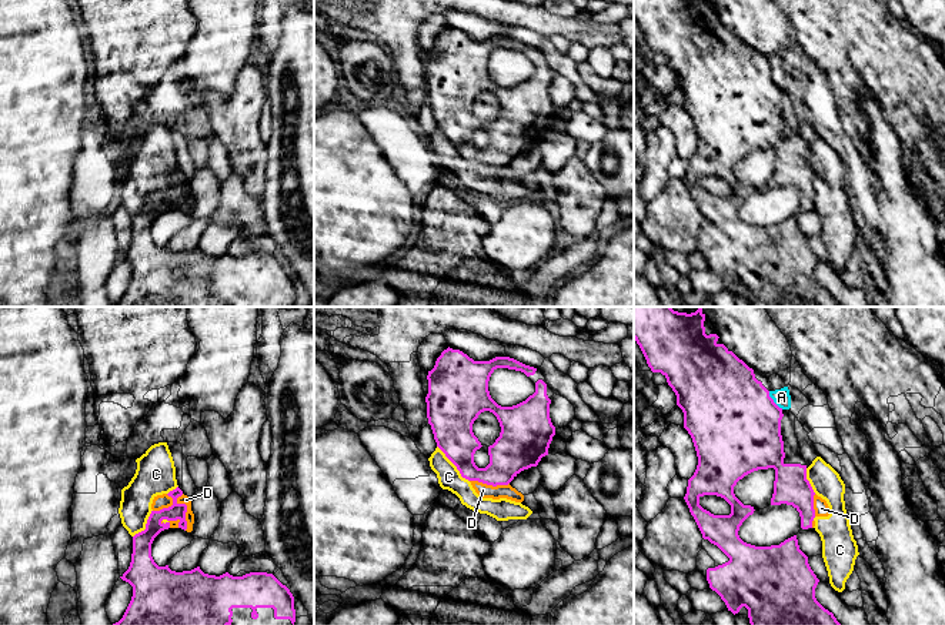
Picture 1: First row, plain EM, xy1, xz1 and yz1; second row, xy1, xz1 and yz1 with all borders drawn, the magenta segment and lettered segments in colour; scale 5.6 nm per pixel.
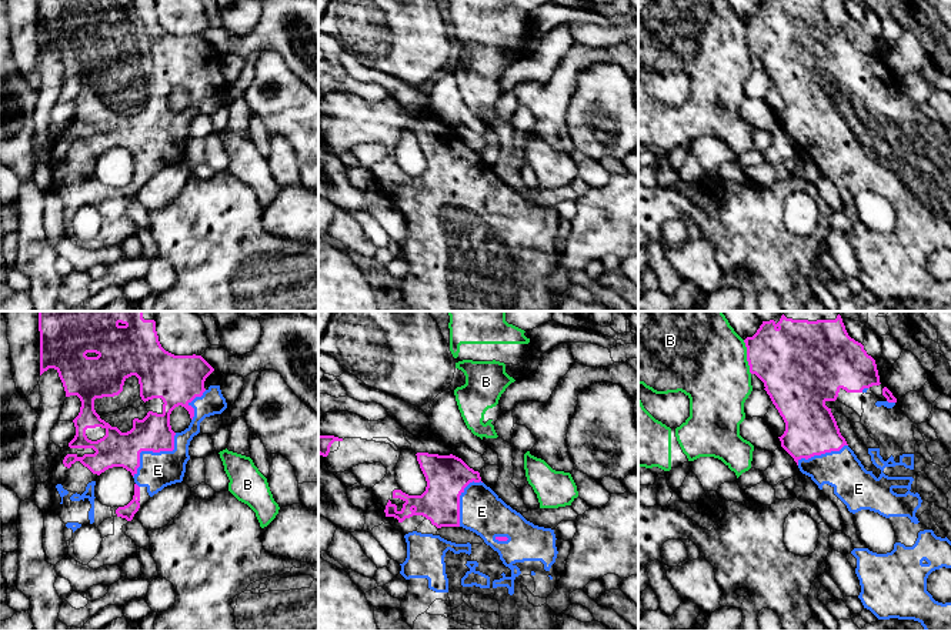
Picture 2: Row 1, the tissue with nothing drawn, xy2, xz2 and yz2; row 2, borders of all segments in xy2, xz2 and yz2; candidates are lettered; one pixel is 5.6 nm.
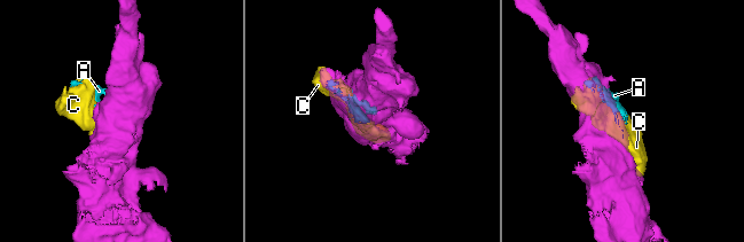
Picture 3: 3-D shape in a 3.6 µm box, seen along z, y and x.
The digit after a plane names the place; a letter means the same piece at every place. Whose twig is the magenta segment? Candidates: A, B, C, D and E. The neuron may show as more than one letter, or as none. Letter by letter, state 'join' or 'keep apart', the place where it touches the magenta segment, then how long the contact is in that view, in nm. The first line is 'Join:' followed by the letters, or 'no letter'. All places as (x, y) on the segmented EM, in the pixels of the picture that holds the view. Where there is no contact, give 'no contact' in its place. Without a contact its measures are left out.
Join: E
A: keep apart; contact yz1 (772, 401); length 130 nm
B: keep apart; contact yz2 (747, 357); length 200 nm
C: keep apart; contact xz1 (453, 463); length 280 nm
D: keep apart; contact xy1 (186, 510); length 200 nm
E: join; contact xy2 (152, 450); length 360 nm

